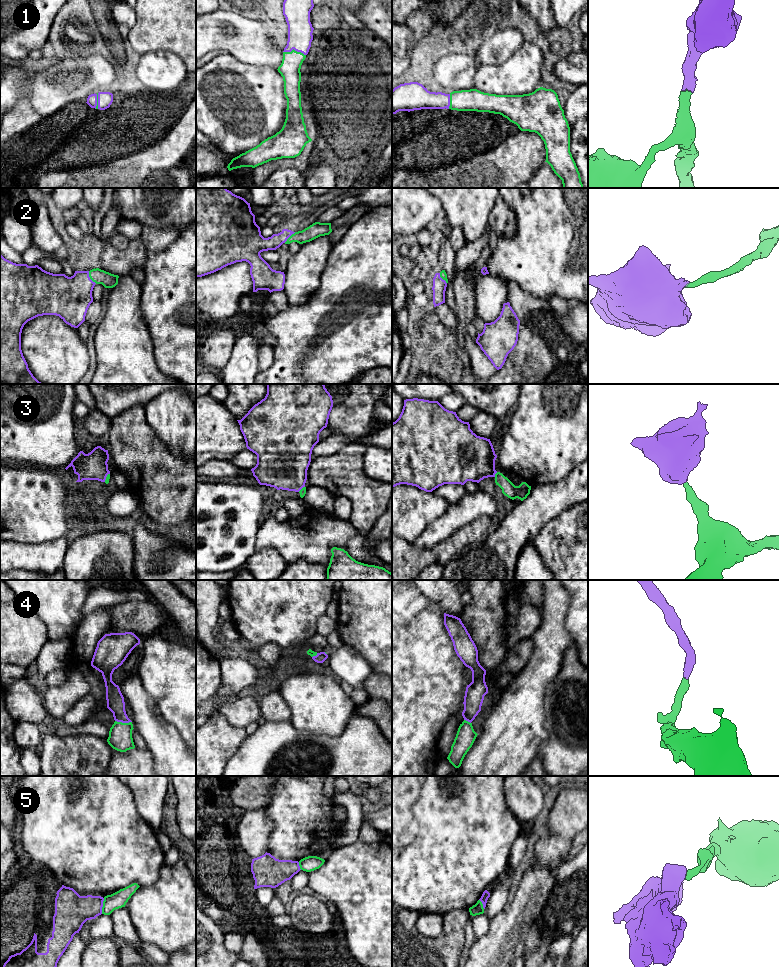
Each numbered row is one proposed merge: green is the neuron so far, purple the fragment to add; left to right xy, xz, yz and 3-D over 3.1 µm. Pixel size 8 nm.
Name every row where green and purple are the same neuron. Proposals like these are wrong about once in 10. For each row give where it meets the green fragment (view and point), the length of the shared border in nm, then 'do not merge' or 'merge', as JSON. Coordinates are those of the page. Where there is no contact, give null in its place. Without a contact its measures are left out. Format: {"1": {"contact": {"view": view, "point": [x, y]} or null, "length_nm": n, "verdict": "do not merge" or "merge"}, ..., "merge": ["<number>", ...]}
{"1": {"contact": {"view": "xz", "point": [293, 49]}, "length_nm": 190, "verdict": "merge"}, "2": {"contact": {"view": "xy", "point": [90, 278]}, "length_nm": 120, "verdict": "merge"}, "3": {"contact": {"view": "yz", "point": [495, 474]}, "length_nm": 50, "verdict": "merge"}, "4": {"contact": {"view": "xy", "point": [123, 723]}, "length_nm": 140, "verdict": "merge"}, "5": {"contact": {"view": "xy", "point": [103, 906]}, "length_nm": 130, "verdict": "do not merge"}, "merge": ["1", "2", "3", "4"]}

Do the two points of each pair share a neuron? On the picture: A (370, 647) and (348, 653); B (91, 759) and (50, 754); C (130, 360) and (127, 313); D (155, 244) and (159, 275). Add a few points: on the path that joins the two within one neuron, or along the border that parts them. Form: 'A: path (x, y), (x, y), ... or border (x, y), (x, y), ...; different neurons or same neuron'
A: border (344, 644), (352, 646), (367, 661), (371, 668); different neurons
B: path (81, 759), (63, 759), (60, 757); same neuron
C: path (128, 348), (128, 325); same neuron
D: border (176, 238), (159, 251), (146, 250); different neurons

